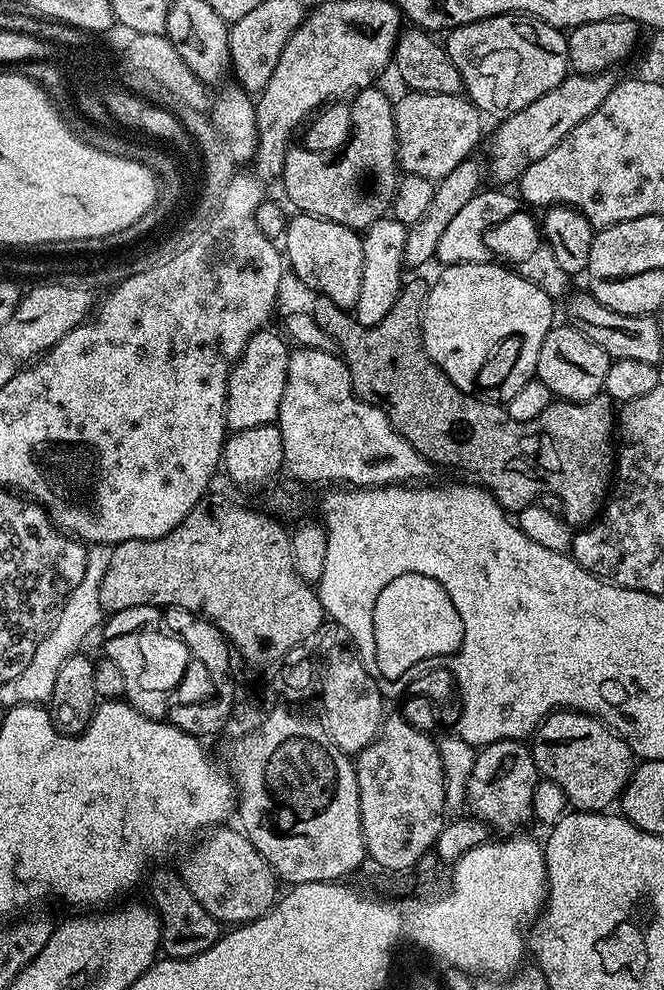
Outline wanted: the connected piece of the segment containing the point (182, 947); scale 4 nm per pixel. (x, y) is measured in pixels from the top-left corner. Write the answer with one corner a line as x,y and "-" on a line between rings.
168,866
157,867
151,873
152,896
156,899
154,908
162,921
160,947
165,957
173,960
189,960
191,956
202,954
202,950
210,950
210,946
214,946
214,942
220,940
222,925
203,908
198,898
190,894
190,890
179,875
173,869
171,872
164,867

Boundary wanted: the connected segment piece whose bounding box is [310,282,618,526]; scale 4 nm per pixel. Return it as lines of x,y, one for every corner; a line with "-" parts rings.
410,282
403,285
396,304
377,325
360,325
355,315
339,308
330,298
319,294
311,298
310,313
325,331
325,337
337,344
335,347
350,370
352,388
357,396
367,404
381,408
393,428
407,438
410,446
414,446
429,465
445,464
448,468
469,472
475,483
487,488
492,497
512,514
519,514
527,504
537,503
549,492
562,502
562,515
569,525
588,526
599,517
614,480
614,425
618,416
609,396
601,394
579,402
557,399
546,406
538,418
530,422
514,422
507,407
458,390
458,386
454,386
454,382
450,382
443,370
428,357
420,329
422,296

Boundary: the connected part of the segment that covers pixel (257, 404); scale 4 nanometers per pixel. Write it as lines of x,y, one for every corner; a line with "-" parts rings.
272,330
256,332
238,363
232,367
232,373
228,375
228,427
232,432
241,432
250,426
276,424
282,390
286,390
290,351
289,345
284,345
285,337
280,336
275,336

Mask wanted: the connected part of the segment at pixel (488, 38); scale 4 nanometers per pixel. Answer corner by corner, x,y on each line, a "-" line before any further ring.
527,14
491,16
485,20
475,20
451,29
447,33
446,47
448,56
454,62
464,83
464,92
481,113
488,112
495,118
503,118
530,106
546,90
554,90
569,75
568,37
563,31
549,24
543,24

